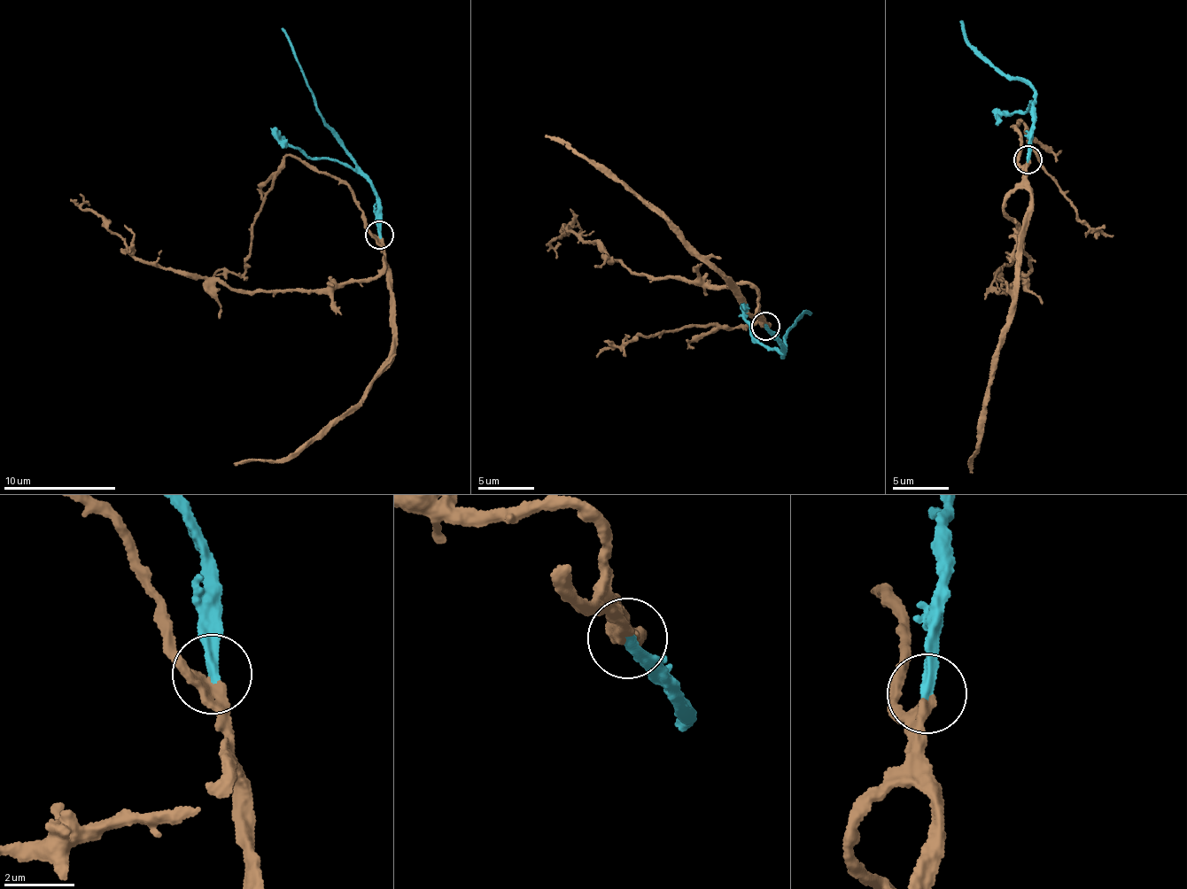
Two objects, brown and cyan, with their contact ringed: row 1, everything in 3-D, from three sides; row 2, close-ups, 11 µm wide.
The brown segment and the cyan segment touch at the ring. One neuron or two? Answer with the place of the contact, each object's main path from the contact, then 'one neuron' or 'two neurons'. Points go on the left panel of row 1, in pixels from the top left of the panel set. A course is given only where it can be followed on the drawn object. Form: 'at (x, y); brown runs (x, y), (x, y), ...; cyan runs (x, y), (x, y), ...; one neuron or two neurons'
at (379, 235); brown runs (379, 235), (384, 267), (376, 276), (273, 293), (231, 290), (147, 265), (106, 221), (81, 207), (90, 204); cyan runs (379, 235), (377, 192), (356, 160), (328, 127), (283, 27); one neuron

